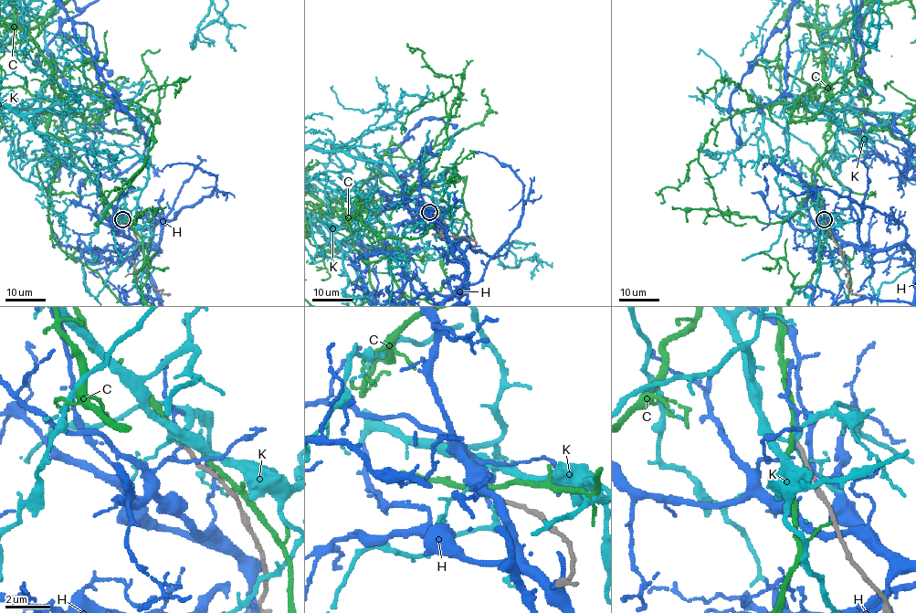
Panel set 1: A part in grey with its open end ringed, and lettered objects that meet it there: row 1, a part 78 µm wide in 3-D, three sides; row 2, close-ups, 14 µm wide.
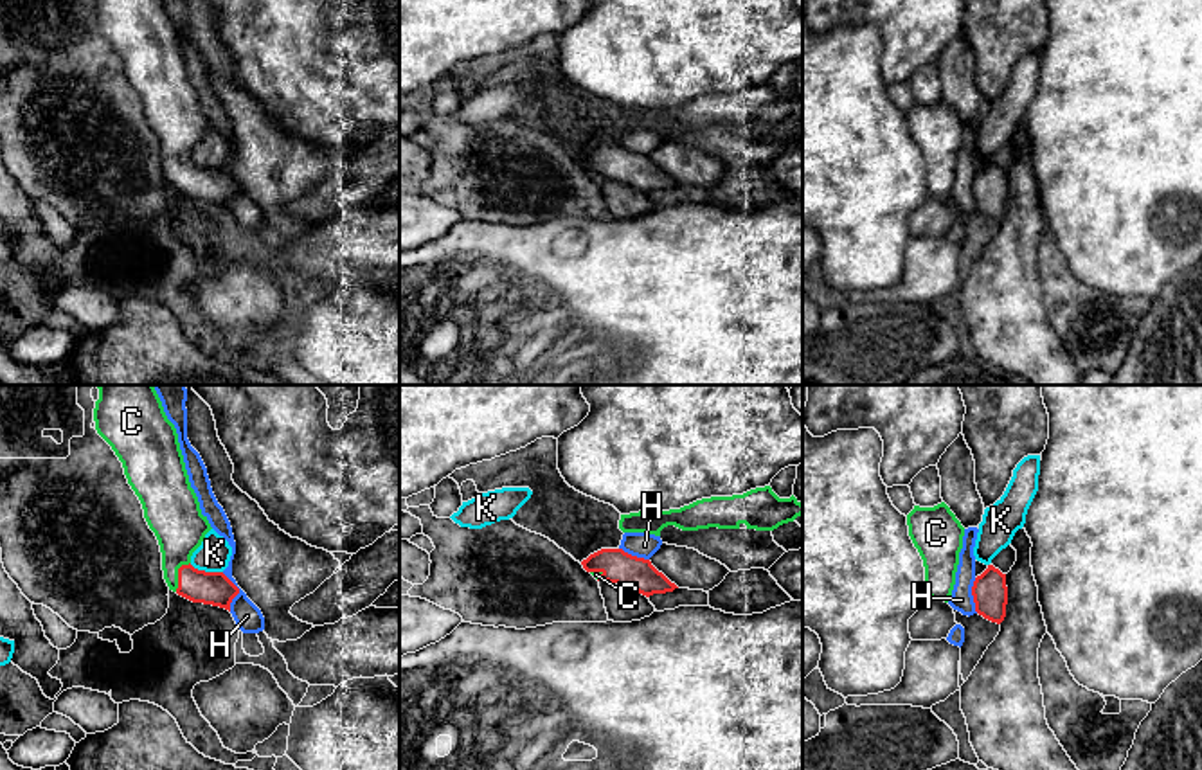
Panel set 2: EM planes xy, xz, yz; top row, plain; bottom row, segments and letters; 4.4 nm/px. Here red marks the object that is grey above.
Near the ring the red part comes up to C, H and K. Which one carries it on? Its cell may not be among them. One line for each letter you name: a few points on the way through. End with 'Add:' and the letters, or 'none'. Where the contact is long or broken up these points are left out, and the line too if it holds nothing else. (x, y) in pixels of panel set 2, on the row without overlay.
C: runs through xy (215, 186), (193, 182), (179, 171), (177, 117)
Add: C

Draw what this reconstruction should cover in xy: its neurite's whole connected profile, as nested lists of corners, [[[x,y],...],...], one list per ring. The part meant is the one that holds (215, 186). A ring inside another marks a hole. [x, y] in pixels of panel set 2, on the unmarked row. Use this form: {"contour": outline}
{"contour": [[[95,0],[97,31],[122,59],[155,130],[169,187],[230,209],[239,185],[223,169],[191,162],[193,149],[212,126],[191,85],[175,22],[162,0]]]}

